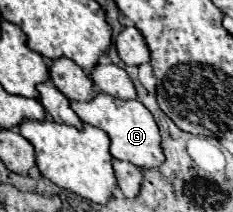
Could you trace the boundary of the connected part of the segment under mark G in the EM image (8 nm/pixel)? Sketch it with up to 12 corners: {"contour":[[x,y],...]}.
{"contour":[[106,93],[72,111],[108,133],[110,155],[140,169],[164,153],[152,113]]}

